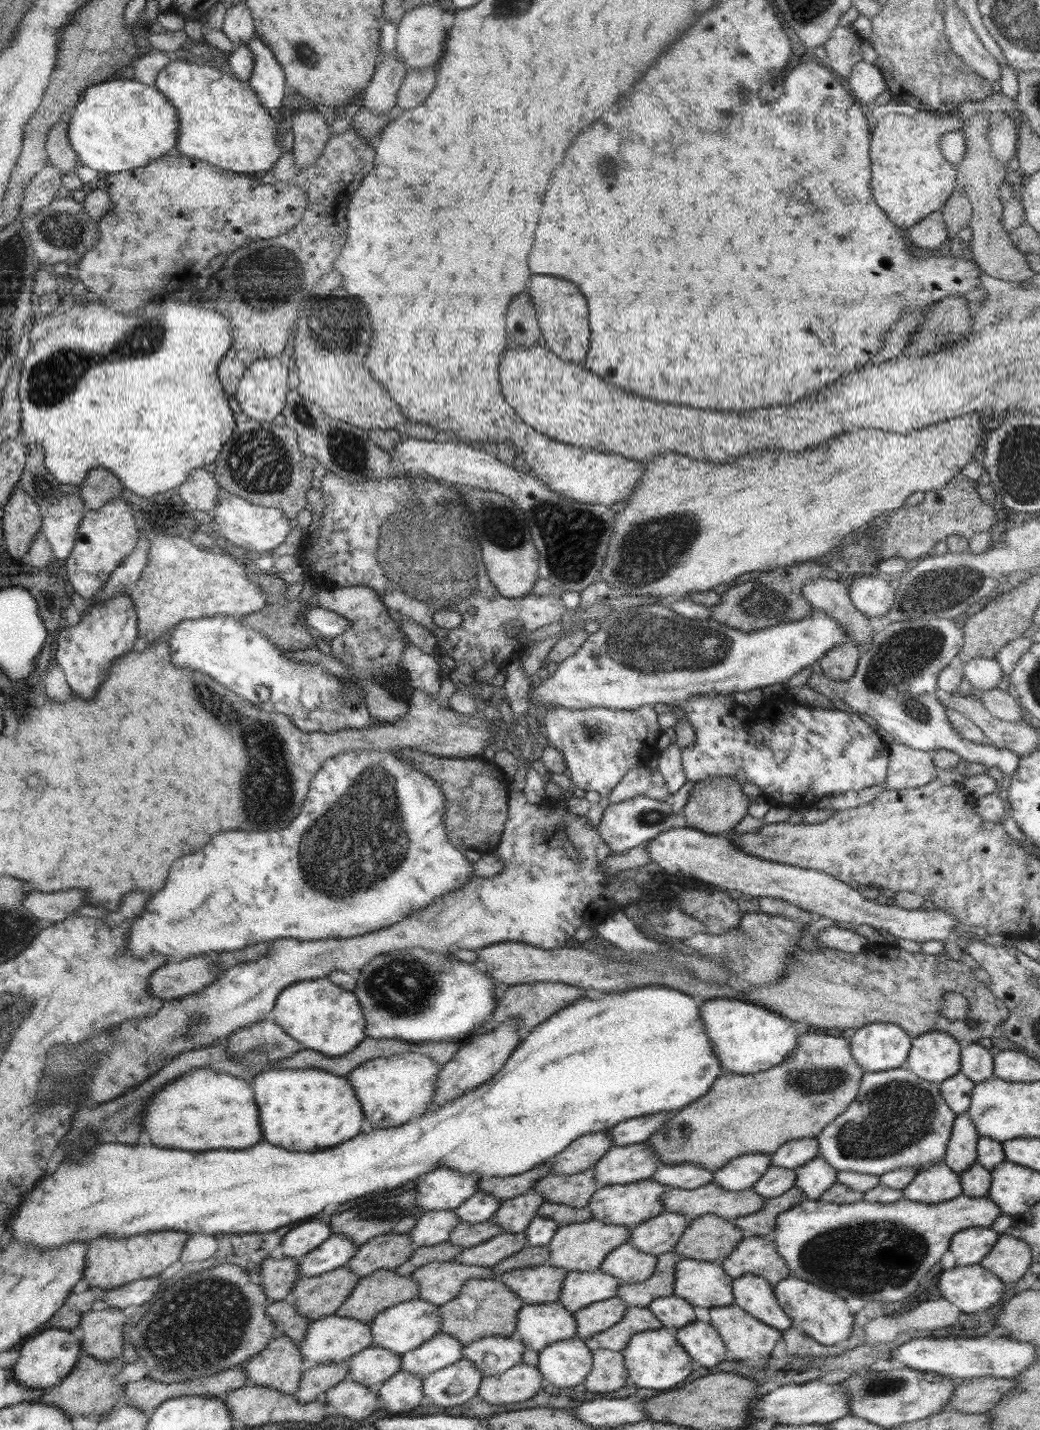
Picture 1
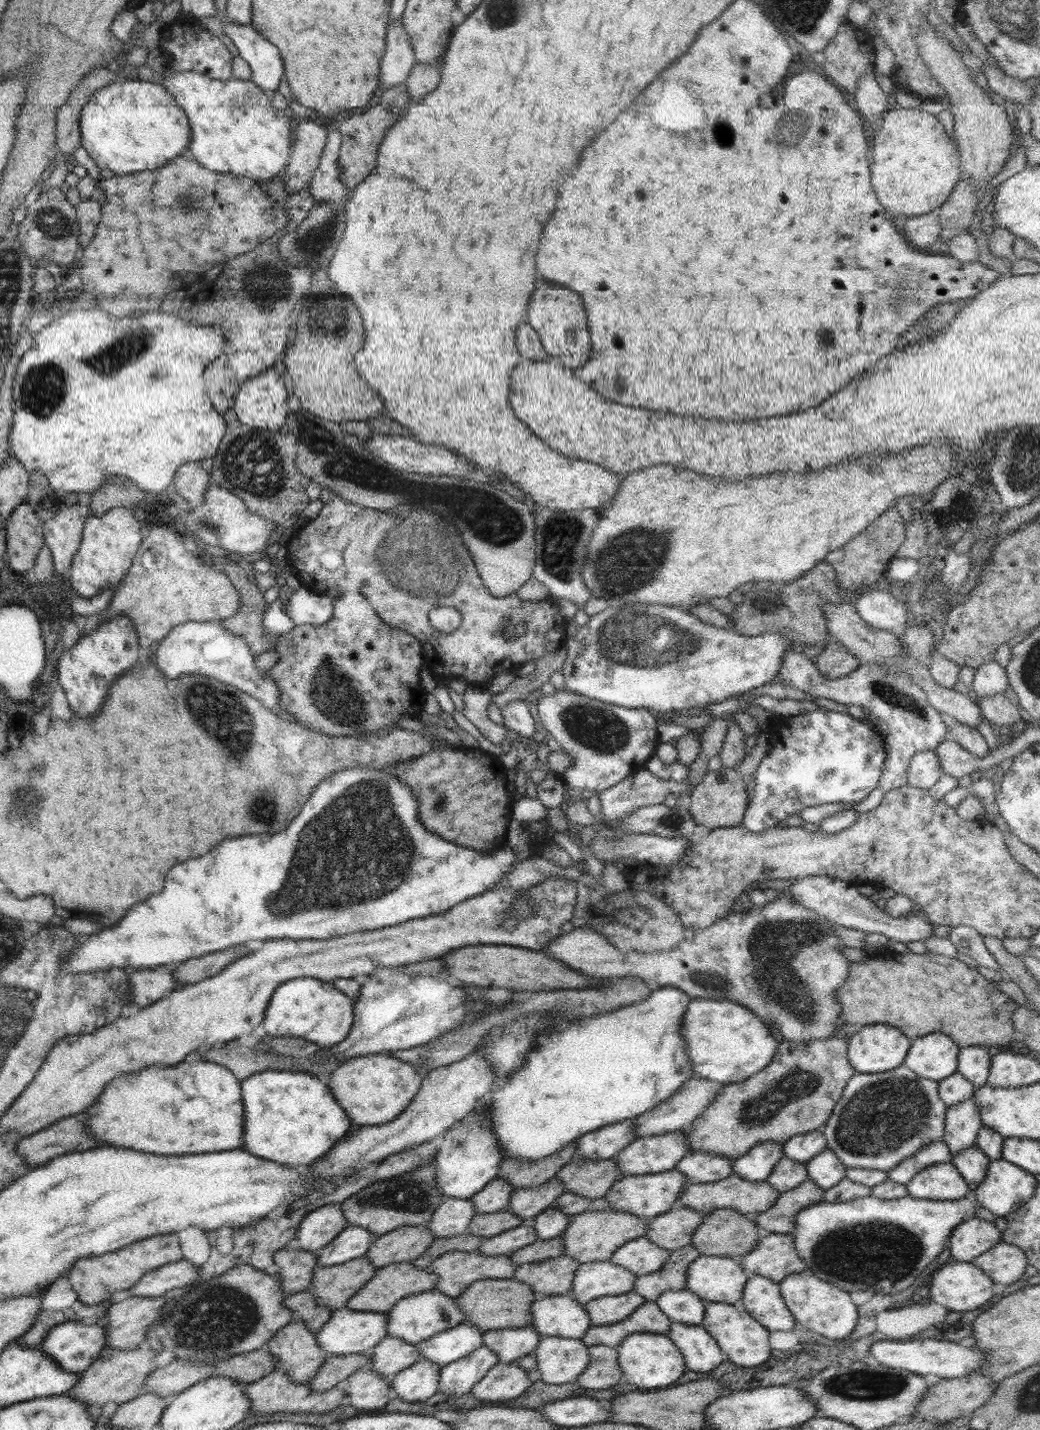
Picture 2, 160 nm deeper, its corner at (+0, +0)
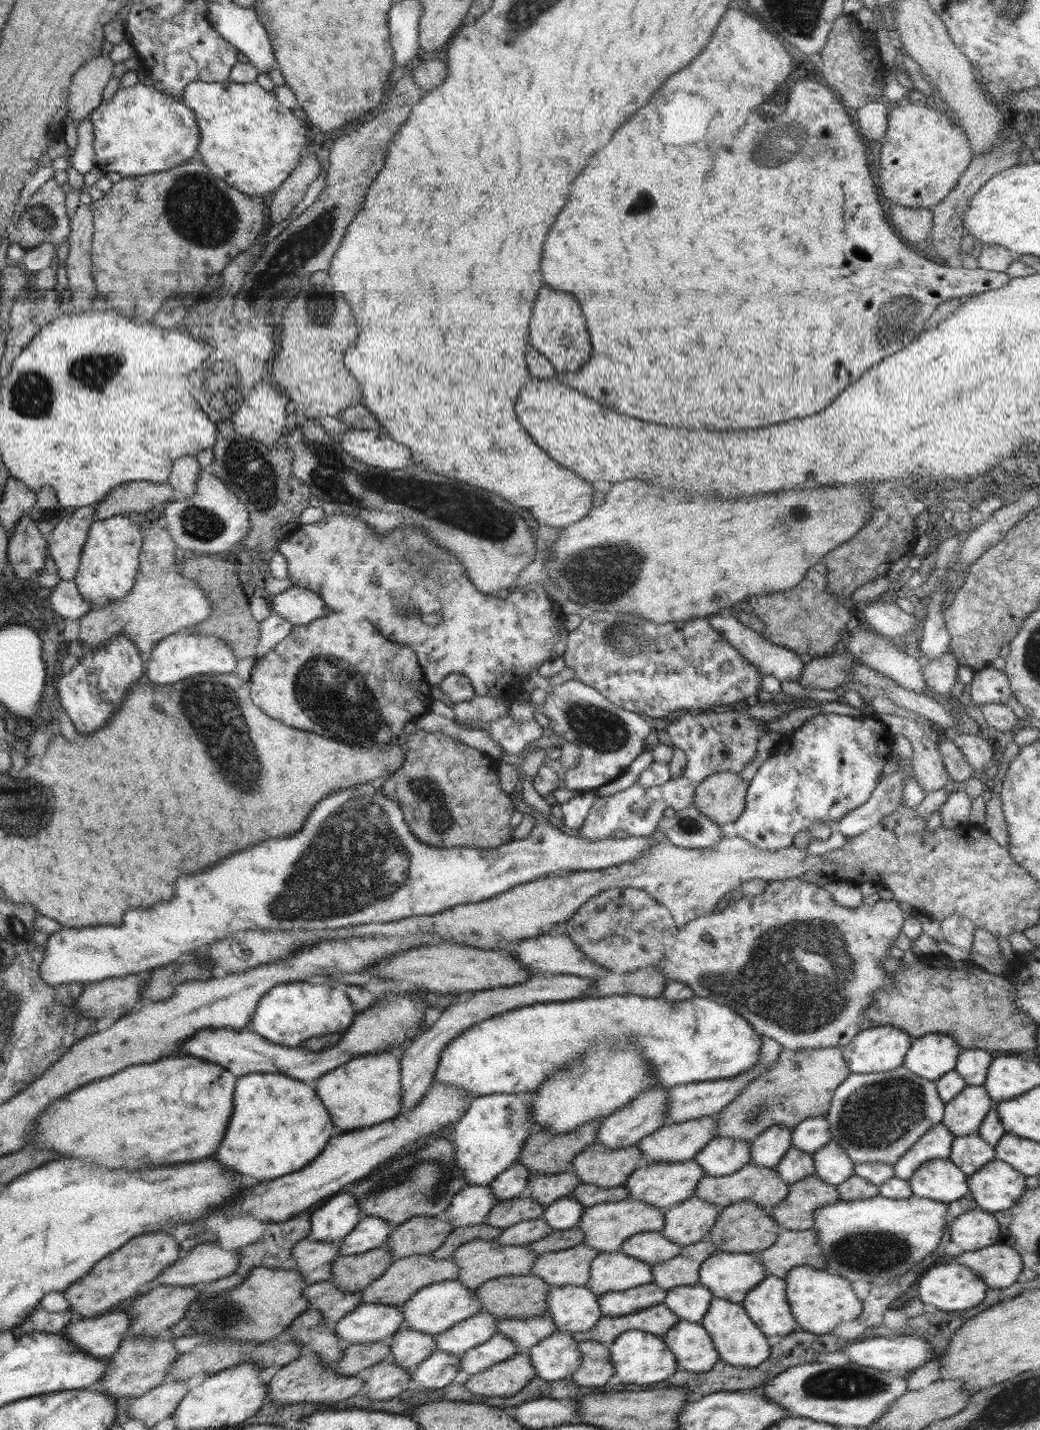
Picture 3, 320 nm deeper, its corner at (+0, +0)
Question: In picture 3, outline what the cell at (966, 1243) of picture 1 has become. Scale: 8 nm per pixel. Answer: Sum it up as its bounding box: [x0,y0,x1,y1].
[948,1208,1001,1252]

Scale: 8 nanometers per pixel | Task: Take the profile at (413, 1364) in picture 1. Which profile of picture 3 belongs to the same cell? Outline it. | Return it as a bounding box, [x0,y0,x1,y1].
[436,1312,498,1357]

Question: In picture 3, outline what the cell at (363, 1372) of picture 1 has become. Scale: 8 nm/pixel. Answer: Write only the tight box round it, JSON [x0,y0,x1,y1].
[389,1325,436,1374]

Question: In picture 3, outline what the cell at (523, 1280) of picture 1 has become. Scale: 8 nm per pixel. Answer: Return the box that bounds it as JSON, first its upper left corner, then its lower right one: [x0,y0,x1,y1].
[531,1242,598,1287]

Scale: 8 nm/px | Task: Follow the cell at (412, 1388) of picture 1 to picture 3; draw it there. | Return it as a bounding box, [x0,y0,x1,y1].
[409,1350,461,1389]

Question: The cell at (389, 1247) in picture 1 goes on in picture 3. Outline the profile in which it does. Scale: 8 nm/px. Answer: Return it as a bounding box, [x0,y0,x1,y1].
[386,1216,453,1260]

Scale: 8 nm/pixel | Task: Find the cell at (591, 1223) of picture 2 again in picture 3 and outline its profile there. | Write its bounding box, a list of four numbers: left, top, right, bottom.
[576,1196,664,1253]

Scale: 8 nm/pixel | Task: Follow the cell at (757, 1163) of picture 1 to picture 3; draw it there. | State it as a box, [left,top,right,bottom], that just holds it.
[751,1125,793,1168]

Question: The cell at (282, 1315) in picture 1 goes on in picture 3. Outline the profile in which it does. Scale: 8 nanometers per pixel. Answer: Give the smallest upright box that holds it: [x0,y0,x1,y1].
[303,1279,362,1330]

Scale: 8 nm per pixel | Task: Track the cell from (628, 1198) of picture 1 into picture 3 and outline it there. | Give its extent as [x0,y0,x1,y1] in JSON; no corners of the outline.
[624,1159,705,1210]

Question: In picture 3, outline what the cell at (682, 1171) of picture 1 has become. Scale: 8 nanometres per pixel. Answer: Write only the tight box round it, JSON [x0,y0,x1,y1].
[693,1137,751,1175]

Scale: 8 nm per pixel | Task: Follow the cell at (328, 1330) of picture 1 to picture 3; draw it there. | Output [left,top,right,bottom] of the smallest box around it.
[334,1303,404,1345]

